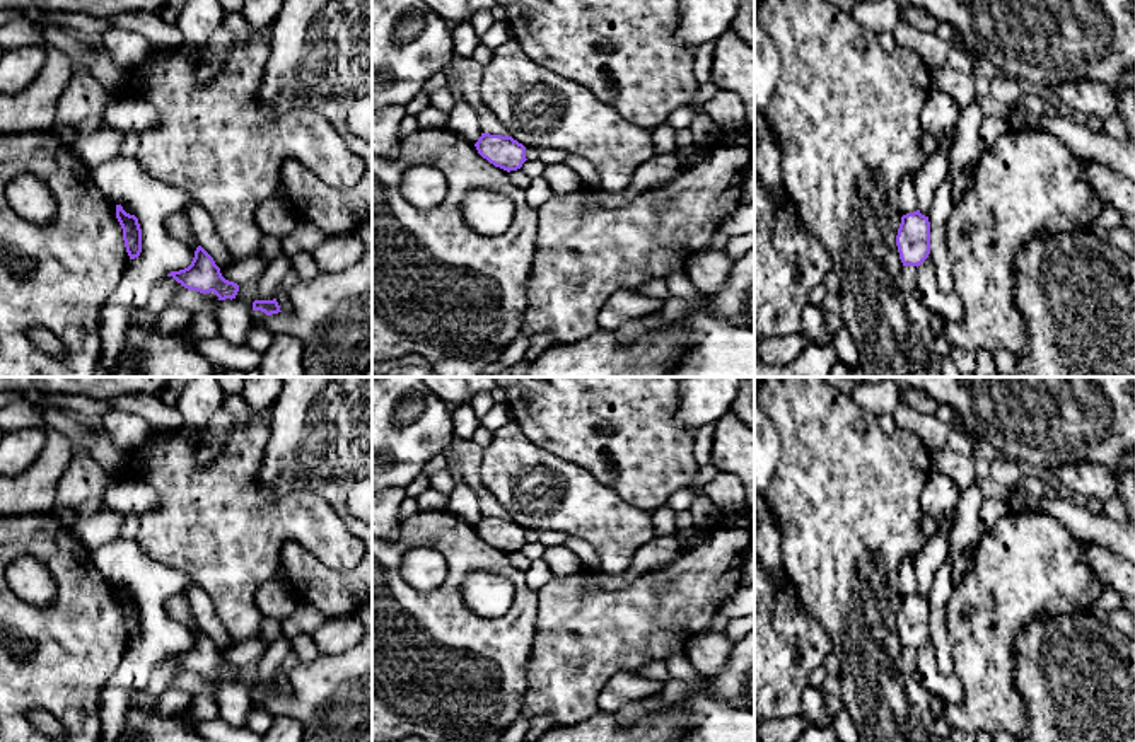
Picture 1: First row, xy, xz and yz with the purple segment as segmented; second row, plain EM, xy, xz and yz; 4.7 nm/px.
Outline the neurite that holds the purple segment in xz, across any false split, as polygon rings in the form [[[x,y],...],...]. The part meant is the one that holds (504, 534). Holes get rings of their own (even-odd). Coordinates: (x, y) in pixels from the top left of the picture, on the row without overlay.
[[[481,515],[474,529],[483,541],[507,554],[521,551],[527,542],[526,529],[509,517]]]

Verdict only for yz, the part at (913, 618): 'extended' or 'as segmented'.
as segmented

